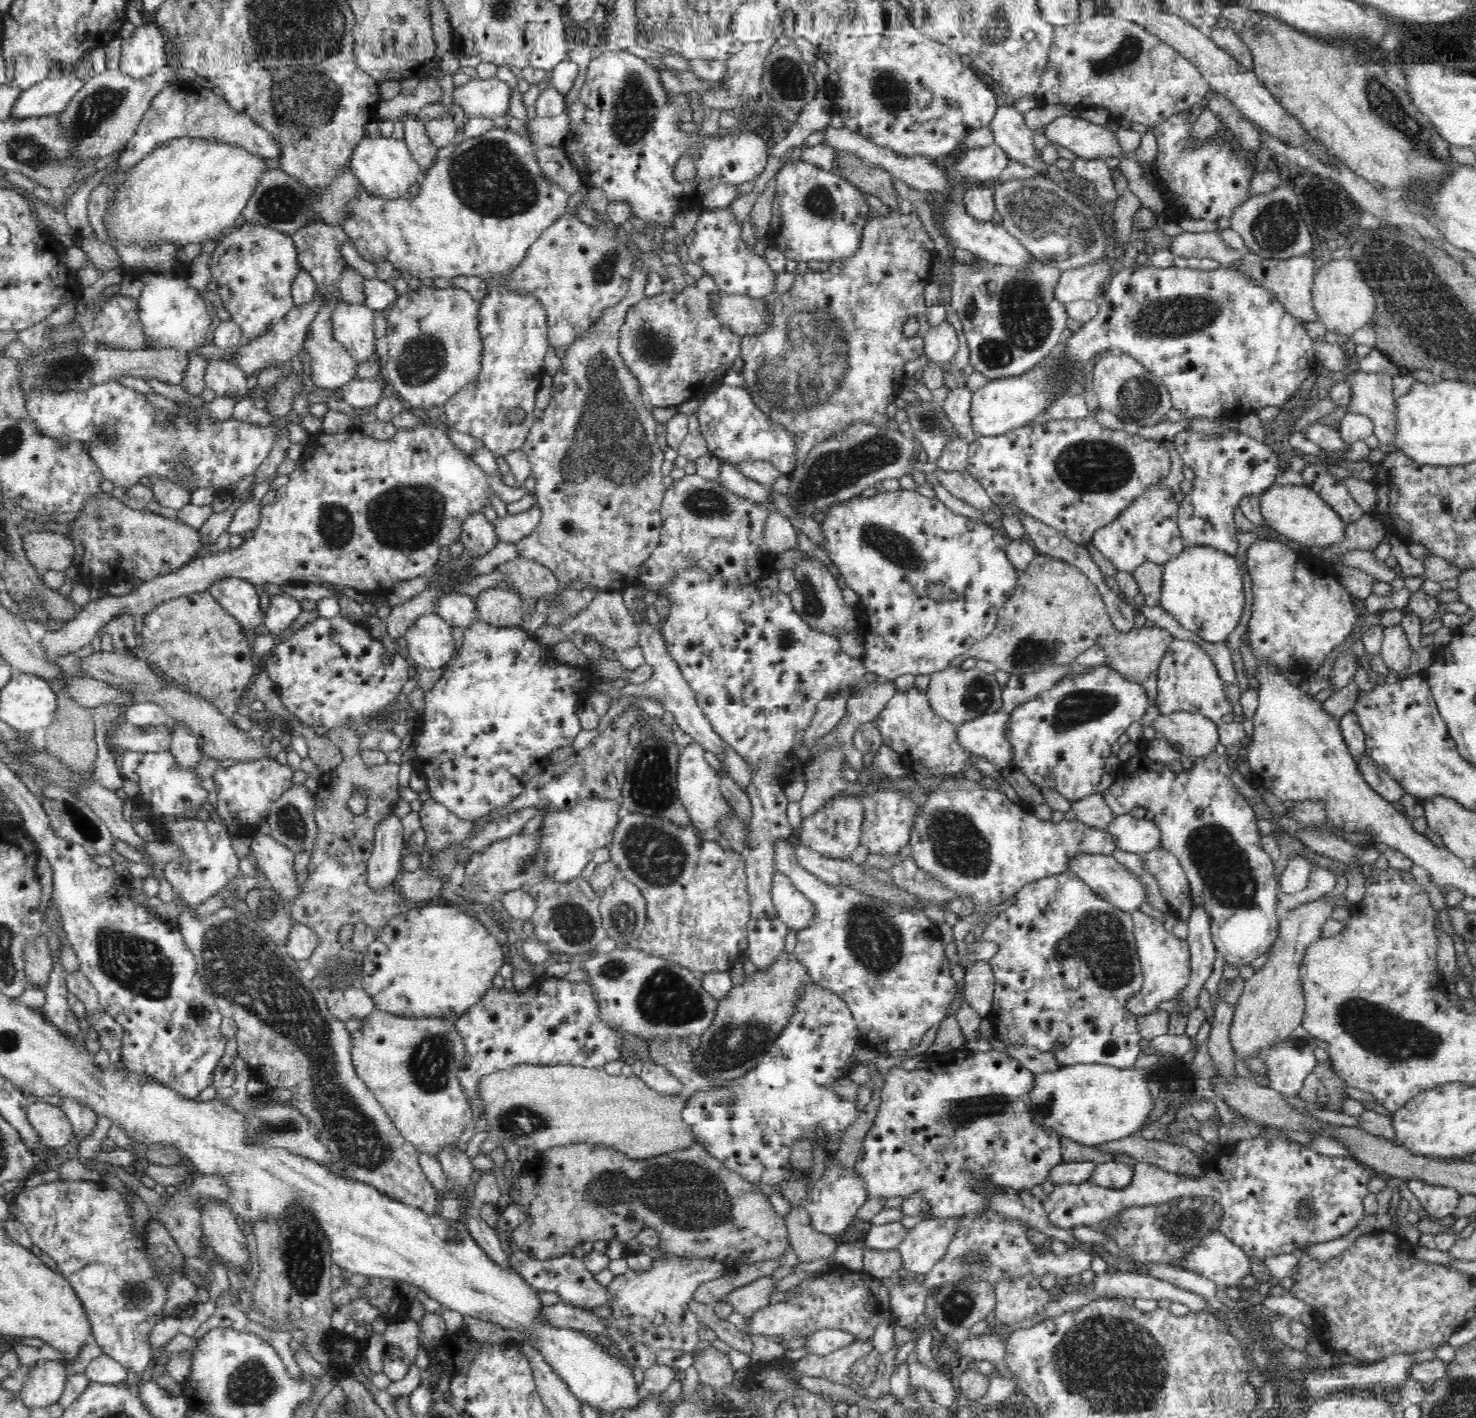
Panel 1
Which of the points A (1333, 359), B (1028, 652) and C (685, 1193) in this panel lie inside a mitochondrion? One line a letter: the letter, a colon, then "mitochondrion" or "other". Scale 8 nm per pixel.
A: other
B: mitochondrion
C: mitochondrion

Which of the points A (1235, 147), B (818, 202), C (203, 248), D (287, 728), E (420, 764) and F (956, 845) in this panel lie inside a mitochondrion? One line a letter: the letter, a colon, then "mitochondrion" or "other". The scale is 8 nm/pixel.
A: other
B: mitochondrion
C: other
D: other
E: other
F: mitochondrion

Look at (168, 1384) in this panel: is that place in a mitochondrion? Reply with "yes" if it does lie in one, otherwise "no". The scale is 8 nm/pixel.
no

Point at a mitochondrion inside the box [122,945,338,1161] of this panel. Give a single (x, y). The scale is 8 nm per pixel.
(283, 1123)

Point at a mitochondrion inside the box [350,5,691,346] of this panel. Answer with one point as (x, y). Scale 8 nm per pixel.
(490, 178)

